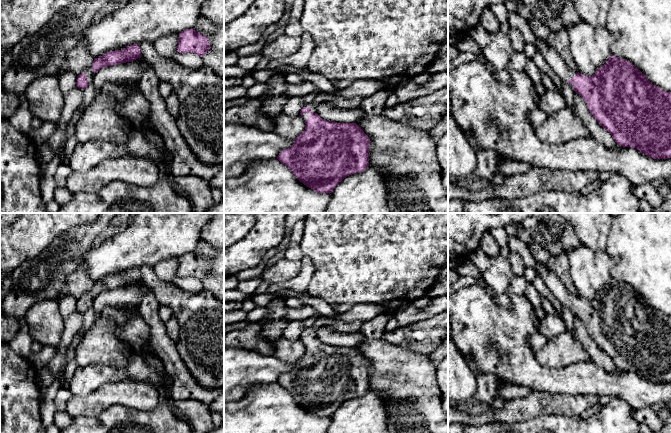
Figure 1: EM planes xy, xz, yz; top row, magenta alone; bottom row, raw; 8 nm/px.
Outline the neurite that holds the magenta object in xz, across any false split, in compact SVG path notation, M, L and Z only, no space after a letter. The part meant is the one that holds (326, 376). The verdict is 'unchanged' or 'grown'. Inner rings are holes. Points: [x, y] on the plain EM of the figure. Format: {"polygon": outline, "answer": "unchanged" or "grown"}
{"polygon": "M312 326L308 331L303 331L300 339L305 345L305 354L295 362L294 368L282 374L277 383L286 389L296 402L317 417L332 417L335 411L347 400L362 397L369 390L370 363L356 347L337 347L322 343Z", "answer": "grown"}

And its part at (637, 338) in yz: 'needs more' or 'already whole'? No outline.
needs more

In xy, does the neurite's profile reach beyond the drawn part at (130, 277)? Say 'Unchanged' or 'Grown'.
Grown

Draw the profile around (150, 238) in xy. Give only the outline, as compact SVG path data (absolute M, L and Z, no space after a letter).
M134 213L130 225L100 246L85 251L79 265L87 266L88 276L93 285L106 276L119 274L141 266L153 267L158 262L172 257L181 257L193 253L202 229L210 221L213 213Z

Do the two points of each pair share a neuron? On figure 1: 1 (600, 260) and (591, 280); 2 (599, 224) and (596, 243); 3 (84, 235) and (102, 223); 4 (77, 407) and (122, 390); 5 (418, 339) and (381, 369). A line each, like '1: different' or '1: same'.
1: same
2: same
3: same
4: same
5: different

